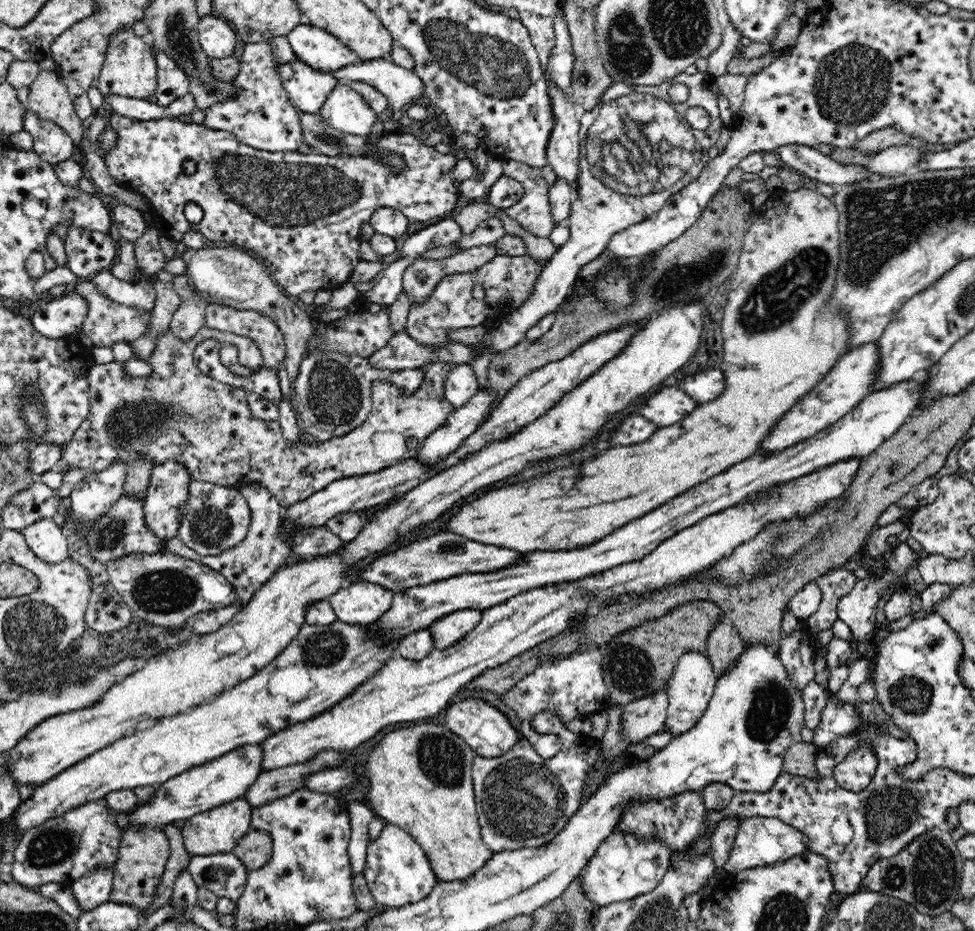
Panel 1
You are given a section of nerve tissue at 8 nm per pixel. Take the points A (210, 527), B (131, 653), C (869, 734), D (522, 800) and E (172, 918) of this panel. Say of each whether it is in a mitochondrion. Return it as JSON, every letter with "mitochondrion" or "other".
{"A":"mitochondrion","B":"other","C":"other","D":"mitochondrion","E":"other"}

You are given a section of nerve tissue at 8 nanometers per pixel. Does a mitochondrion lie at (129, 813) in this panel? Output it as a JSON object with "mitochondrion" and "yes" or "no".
{"mitochondrion":"no"}

